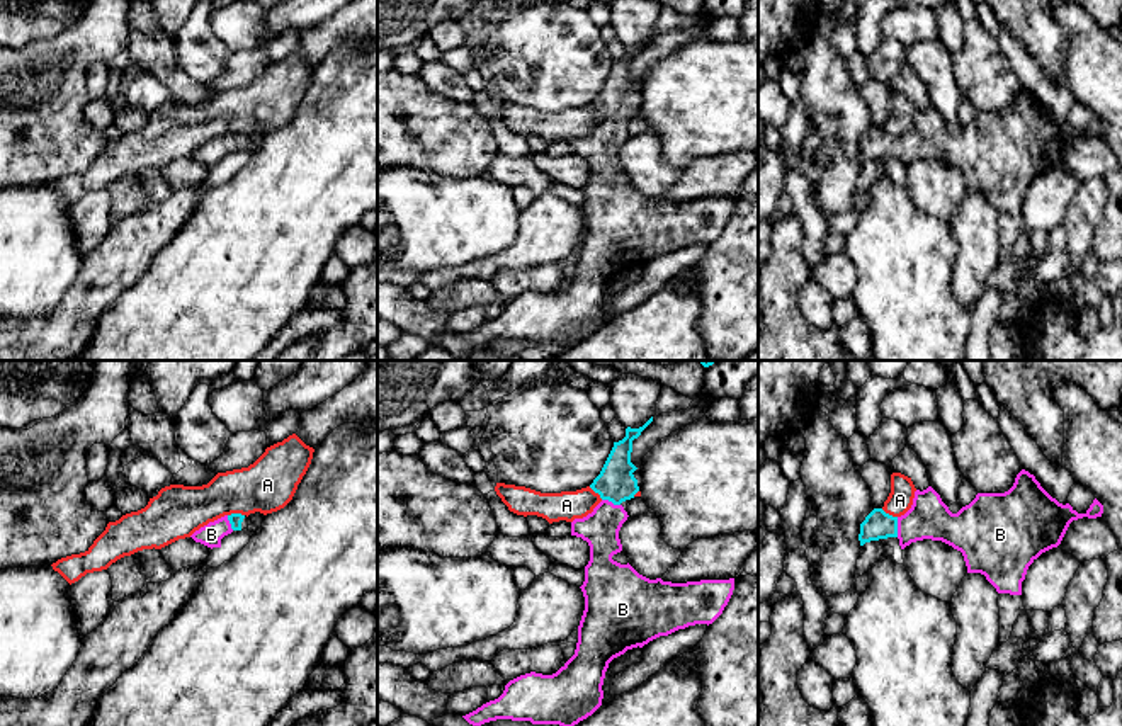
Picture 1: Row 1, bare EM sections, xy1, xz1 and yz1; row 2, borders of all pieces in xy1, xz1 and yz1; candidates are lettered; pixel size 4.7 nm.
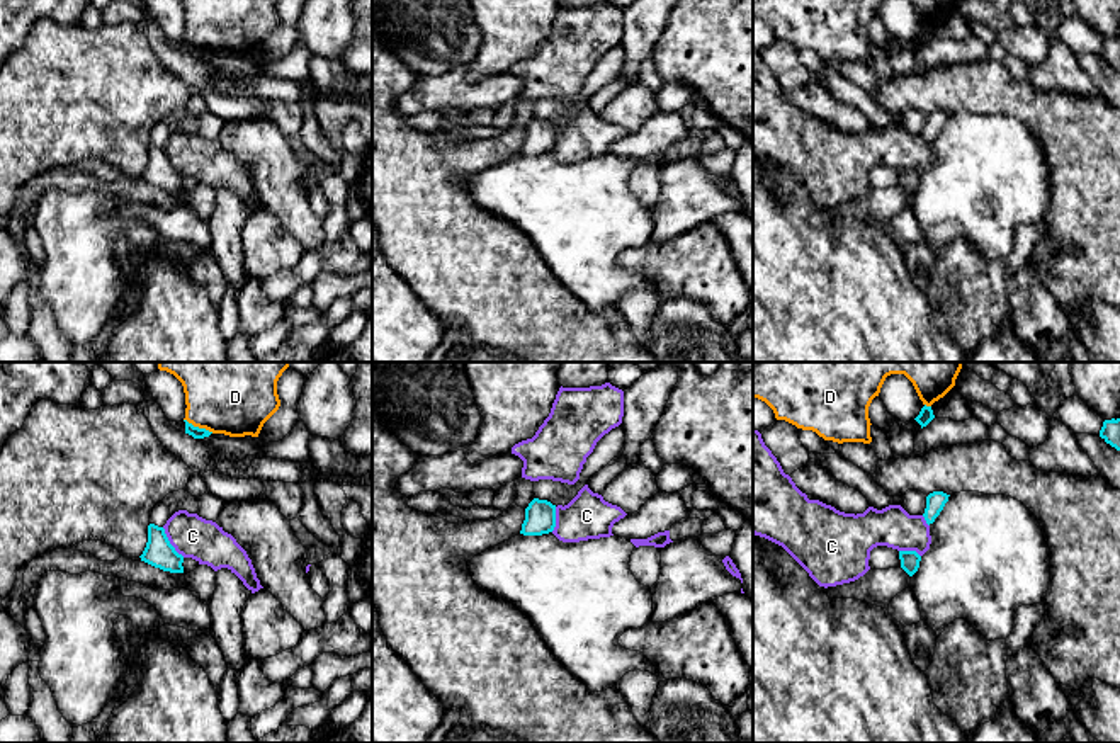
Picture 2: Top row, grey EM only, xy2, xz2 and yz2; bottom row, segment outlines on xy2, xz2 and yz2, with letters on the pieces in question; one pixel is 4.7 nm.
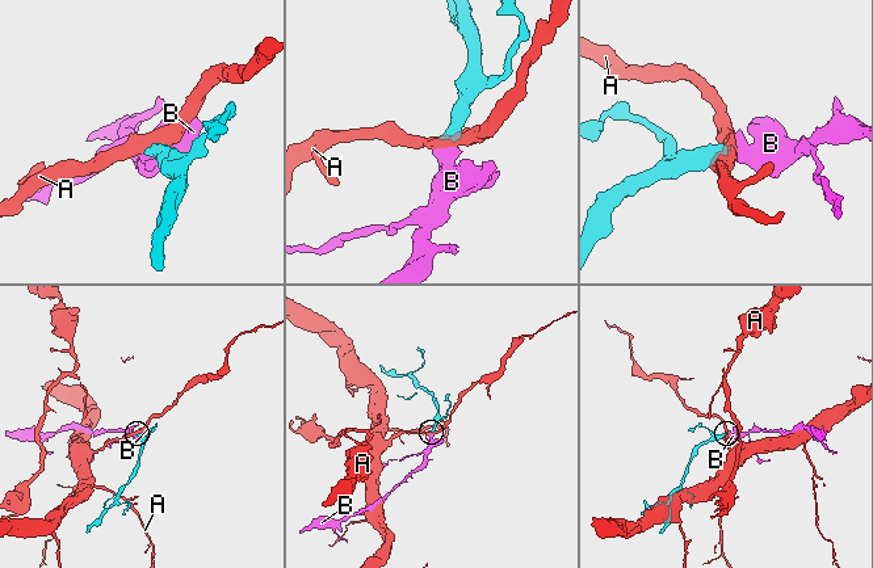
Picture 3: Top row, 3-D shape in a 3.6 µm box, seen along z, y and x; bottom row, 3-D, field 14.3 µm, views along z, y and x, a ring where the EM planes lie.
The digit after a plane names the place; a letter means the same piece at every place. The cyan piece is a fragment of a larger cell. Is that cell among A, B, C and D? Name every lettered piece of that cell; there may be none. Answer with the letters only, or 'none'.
B

